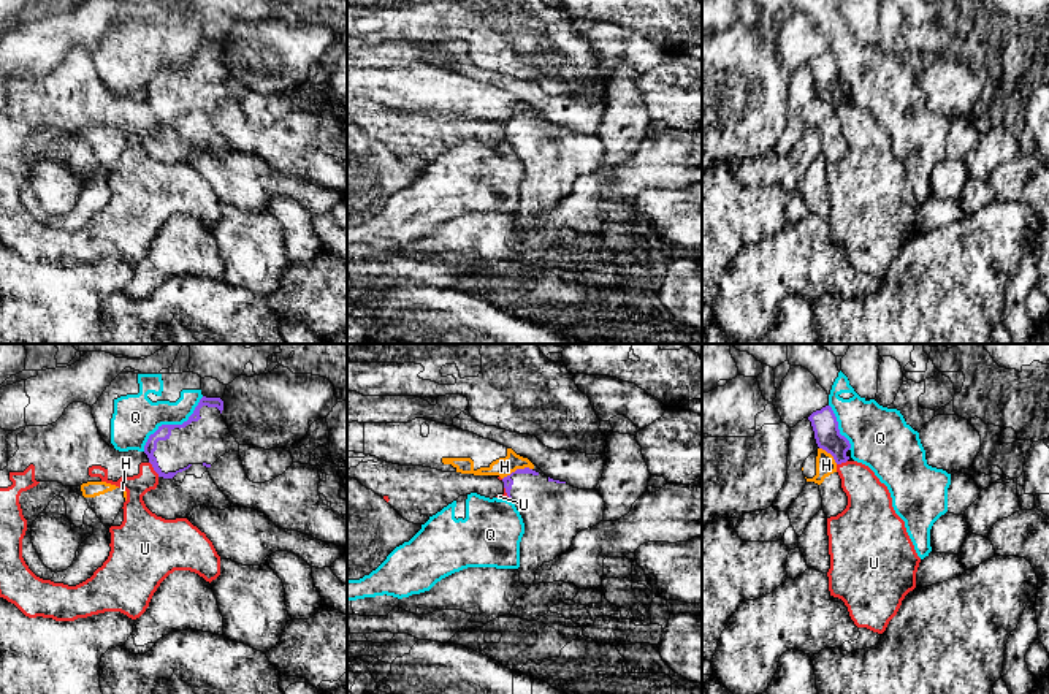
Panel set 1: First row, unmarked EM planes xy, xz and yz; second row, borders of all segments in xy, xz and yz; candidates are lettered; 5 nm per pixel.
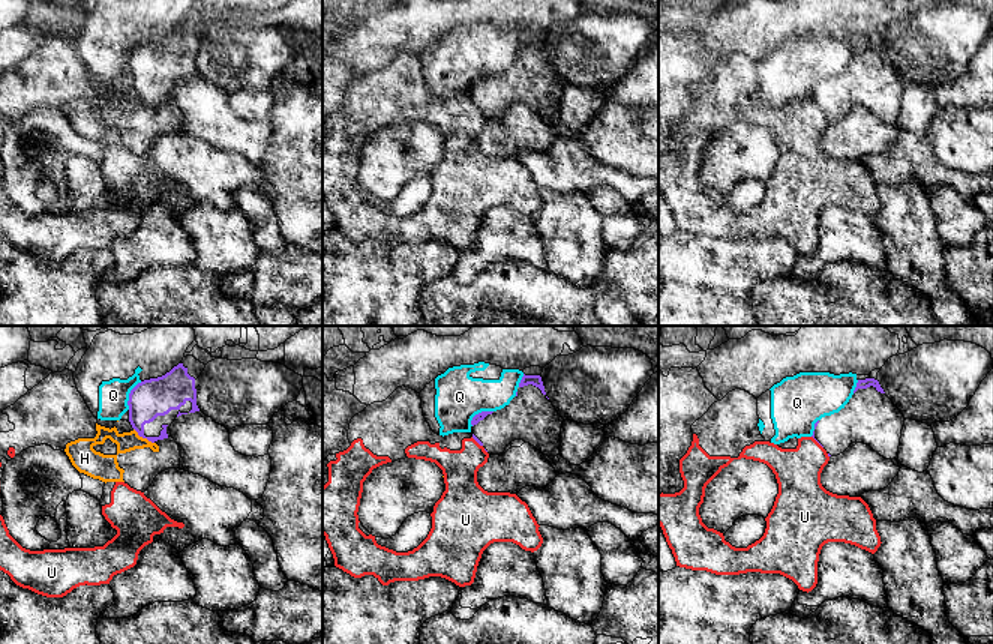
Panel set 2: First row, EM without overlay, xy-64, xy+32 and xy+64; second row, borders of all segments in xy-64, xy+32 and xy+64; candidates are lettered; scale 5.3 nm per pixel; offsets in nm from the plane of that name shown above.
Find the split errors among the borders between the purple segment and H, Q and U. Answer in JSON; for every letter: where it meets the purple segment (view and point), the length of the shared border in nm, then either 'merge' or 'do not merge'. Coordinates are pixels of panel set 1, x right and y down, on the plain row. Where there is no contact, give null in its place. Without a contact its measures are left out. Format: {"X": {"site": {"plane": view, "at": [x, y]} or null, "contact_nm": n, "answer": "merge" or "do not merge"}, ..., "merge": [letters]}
{"H": {"site": {"plane": "xz", "at": [517, 114]}, "contact_nm": 160, "answer": "do not merge"}, "Q": {"site": {"plane": "xy", "at": [171, 70]}, "contact_nm": 420, "answer": "do not merge"}, "U": {"site": {"plane": "xy", "at": [154, 114]}, "contact_nm": 90, "answer": "do not merge"}, "merge": []}

